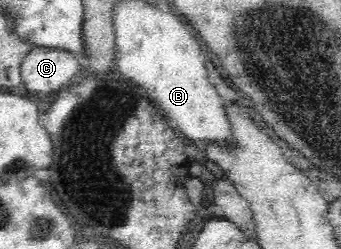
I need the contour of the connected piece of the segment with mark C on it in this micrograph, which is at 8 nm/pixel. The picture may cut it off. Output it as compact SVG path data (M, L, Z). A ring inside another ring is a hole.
M34 46L23 59L20 70L27 94L42 97L74 82L78 60L68 50Z

